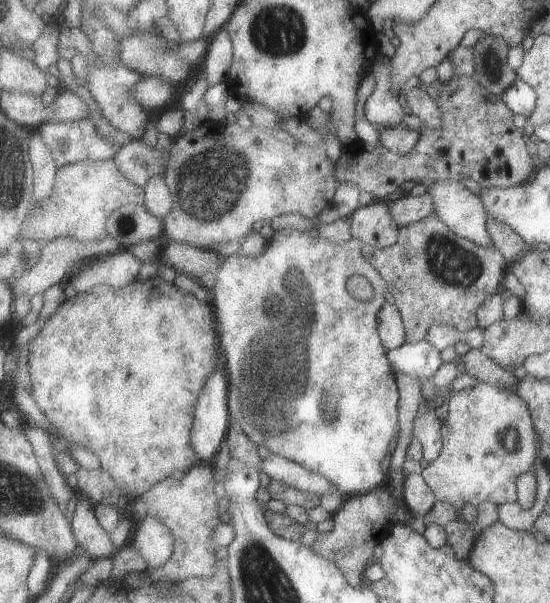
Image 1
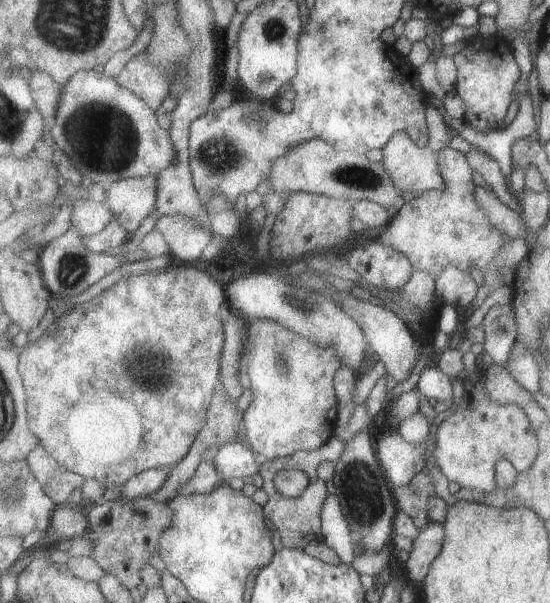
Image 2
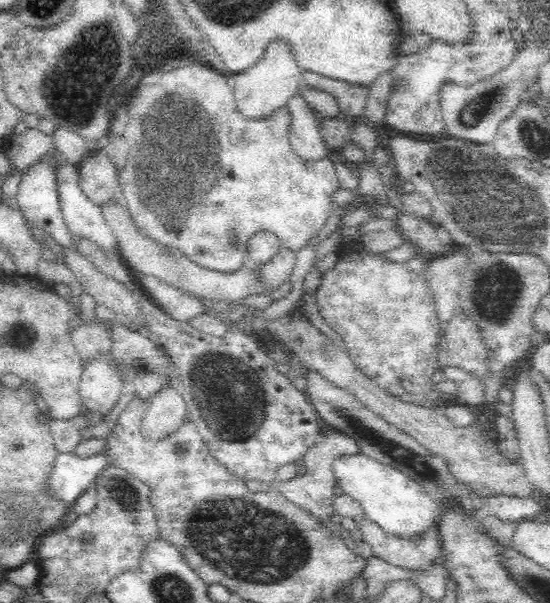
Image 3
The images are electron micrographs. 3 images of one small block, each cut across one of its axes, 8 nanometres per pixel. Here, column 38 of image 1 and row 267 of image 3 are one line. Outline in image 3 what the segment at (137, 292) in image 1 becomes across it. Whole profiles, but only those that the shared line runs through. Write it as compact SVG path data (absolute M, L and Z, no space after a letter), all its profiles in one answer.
M360 252L360 256L352 260L342 260L332 272L326 272L326 278L316 292L316 304L320 310L320 316L326 320L326 324L342 336L346 342L346 352L356 362L356 366L376 380L382 388L394 392L404 402L422 404L422 406L436 406L444 408L450 402L444 394L440 394L440 380L438 376L432 376L436 370L436 310L432 310L432 302L428 302L428 292L424 286L420 286L420 276L408 272L400 264L390 264L376 260L374 256L368 256Z

